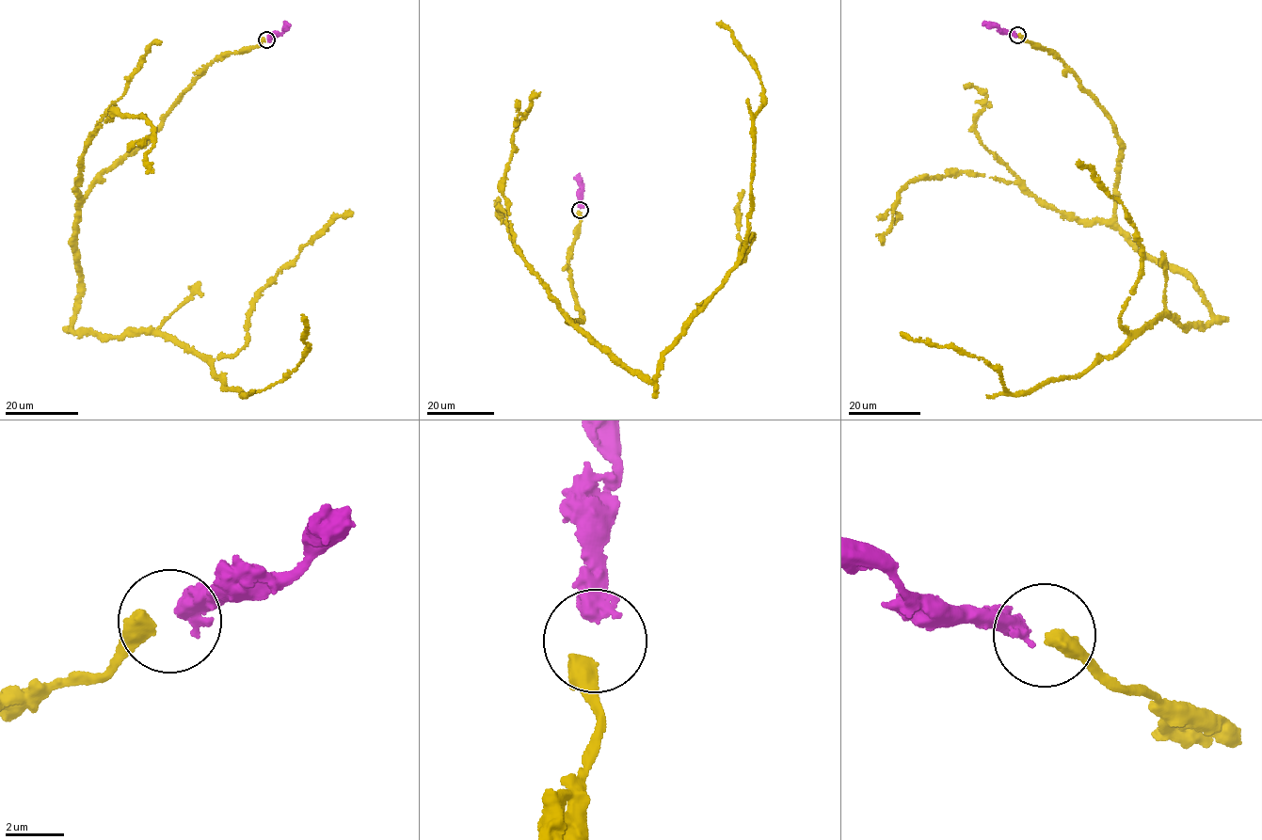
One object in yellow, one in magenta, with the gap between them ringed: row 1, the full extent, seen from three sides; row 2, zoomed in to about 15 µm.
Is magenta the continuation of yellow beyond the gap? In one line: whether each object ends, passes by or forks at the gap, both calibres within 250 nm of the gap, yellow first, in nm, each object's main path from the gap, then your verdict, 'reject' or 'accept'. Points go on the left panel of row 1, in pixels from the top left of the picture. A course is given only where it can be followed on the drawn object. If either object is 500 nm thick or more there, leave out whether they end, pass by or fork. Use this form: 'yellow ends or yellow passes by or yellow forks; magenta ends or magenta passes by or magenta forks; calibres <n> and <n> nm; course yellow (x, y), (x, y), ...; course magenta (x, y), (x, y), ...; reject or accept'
calibres 650 and 550 nm; course yellow (264, 39), (208, 64), (93, 184), (73, 227), (72, 328), (165, 335), (248, 395), (300, 363), (302, 315); course magenta (267, 39), (289, 25); accept

